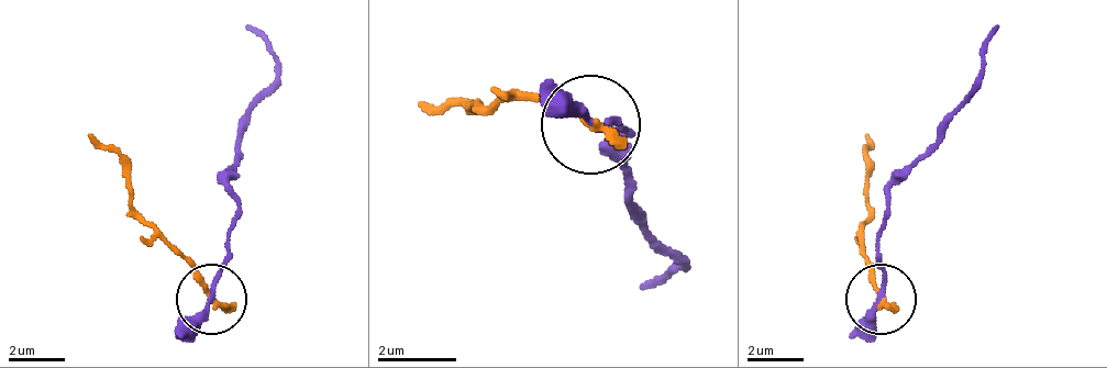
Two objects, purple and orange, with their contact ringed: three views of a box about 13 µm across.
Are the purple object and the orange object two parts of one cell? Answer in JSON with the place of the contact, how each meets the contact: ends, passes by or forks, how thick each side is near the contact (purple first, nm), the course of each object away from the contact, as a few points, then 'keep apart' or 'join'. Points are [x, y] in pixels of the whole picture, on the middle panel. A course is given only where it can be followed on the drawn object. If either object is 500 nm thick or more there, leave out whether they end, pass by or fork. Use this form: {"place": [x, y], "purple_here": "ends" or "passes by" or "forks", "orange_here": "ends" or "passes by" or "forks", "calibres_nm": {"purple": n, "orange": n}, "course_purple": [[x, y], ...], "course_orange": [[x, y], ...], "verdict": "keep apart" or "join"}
{"place": [590, 124], "purple_here": "passes by", "orange_here": "ends", "calibres_nm": {"purple": 200, "orange": 240}, "course_purple": [[588, 126], [608, 116], [628, 136], [628, 205], [677, 255], [677, 265], [638, 285]], "course_orange": [[588, 126], [539, 97], [479, 107], [420, 107]], "verdict": "keep apart"}

